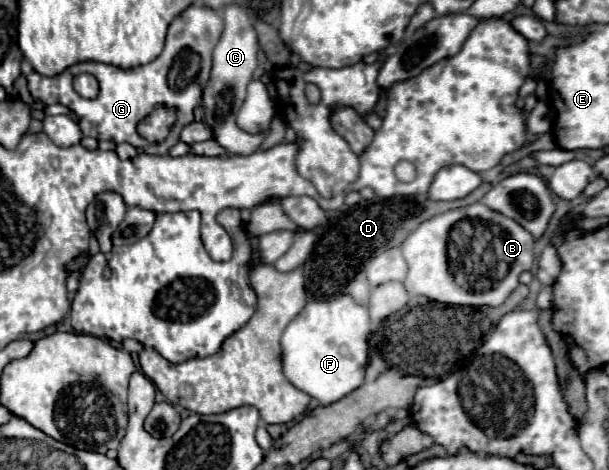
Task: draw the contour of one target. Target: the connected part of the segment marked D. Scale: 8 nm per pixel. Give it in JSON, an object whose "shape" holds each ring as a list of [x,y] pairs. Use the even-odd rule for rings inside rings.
{"shape":[[[481,184],[469,196],[451,200],[451,202],[433,202],[425,196],[409,196],[409,198],[391,198],[391,200],[377,200],[365,202],[351,208],[339,210],[339,216],[329,218],[329,222],[317,230],[319,238],[311,258],[305,262],[305,290],[309,300],[331,300],[341,294],[351,294],[347,290],[349,282],[357,276],[359,268],[365,260],[369,260],[379,248],[399,246],[407,234],[411,234],[421,222],[443,214],[453,208],[463,208],[473,202],[479,202],[483,194],[491,190],[491,184]],[[339,248],[339,256],[337,256]]]}

